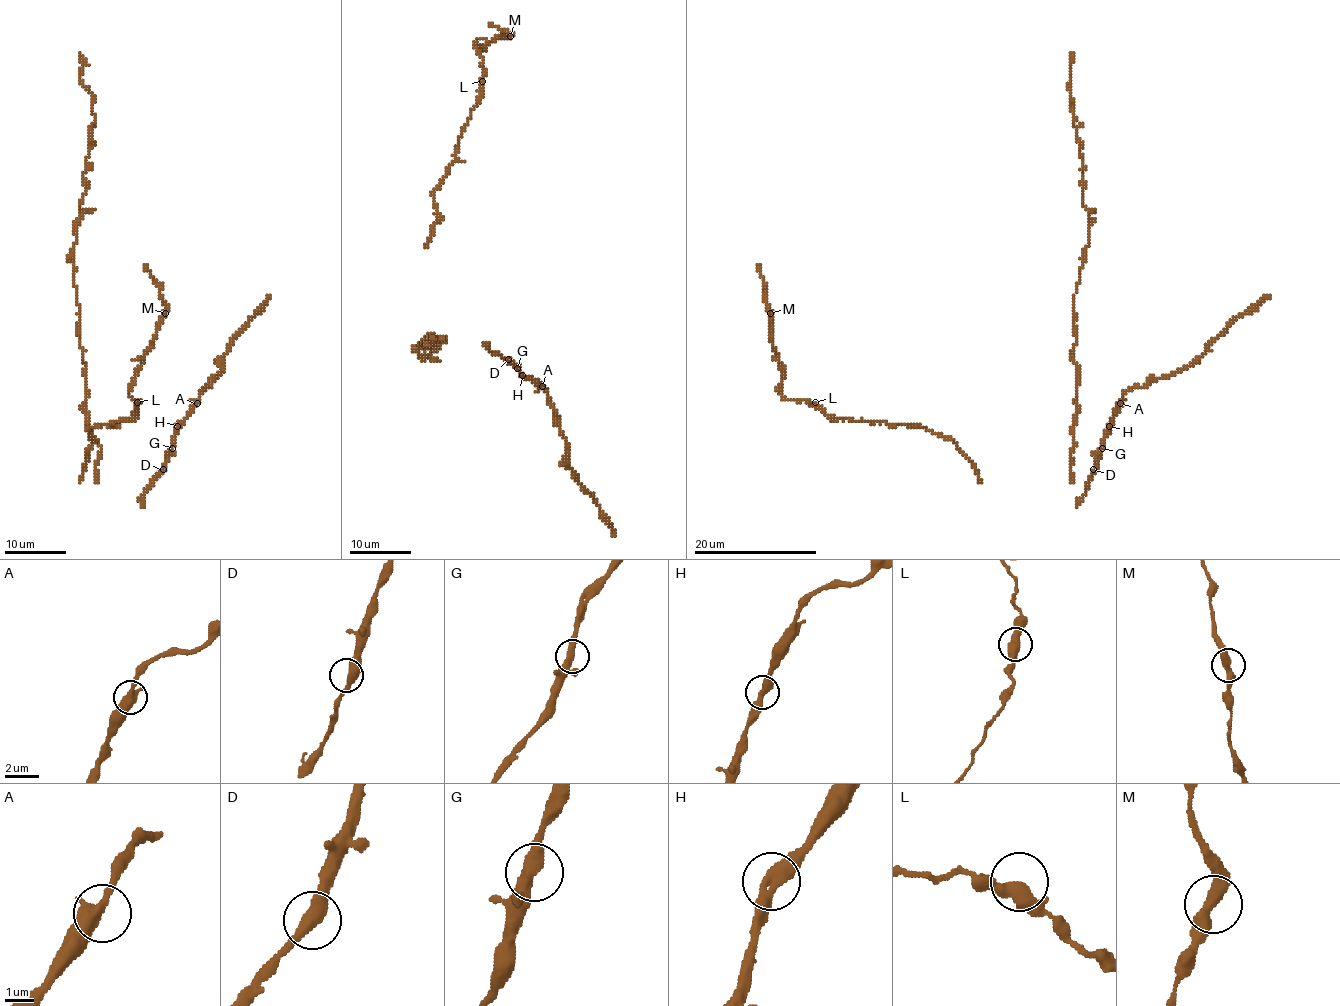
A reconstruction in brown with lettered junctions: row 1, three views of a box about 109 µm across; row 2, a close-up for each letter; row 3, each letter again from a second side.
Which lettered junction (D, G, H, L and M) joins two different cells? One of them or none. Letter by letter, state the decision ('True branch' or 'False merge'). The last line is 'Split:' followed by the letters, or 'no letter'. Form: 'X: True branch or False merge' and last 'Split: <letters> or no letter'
D: True branch
G: True branch
H: True branch
L: True branch
M: True branch
Split: no letter

